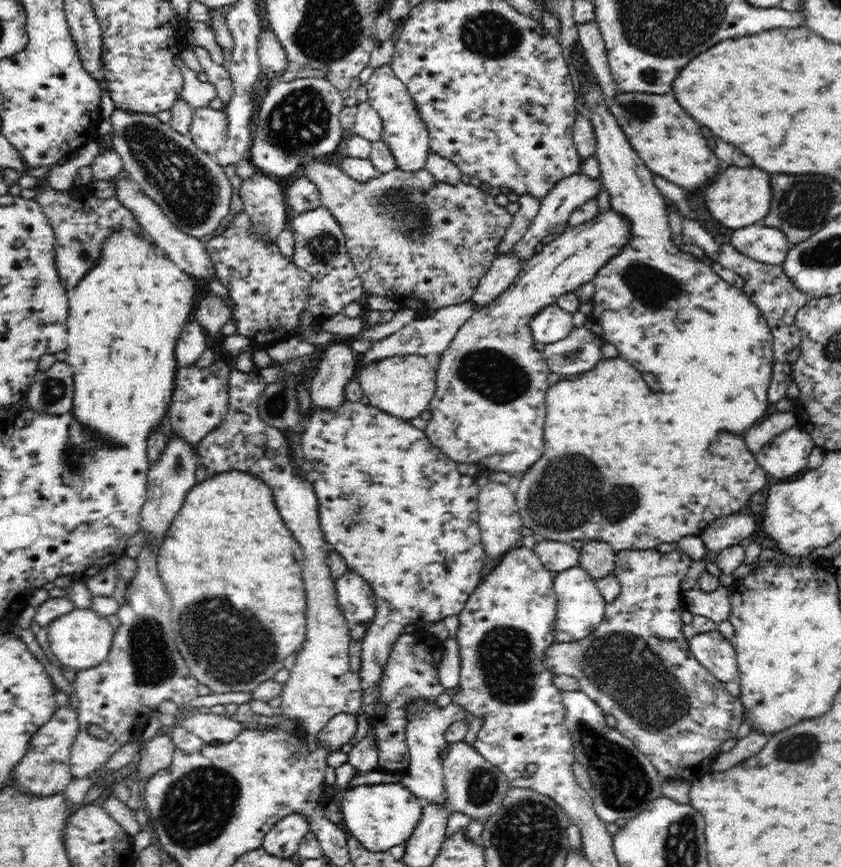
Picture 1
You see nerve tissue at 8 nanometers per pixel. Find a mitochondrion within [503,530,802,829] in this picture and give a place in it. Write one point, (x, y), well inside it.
(622, 666)

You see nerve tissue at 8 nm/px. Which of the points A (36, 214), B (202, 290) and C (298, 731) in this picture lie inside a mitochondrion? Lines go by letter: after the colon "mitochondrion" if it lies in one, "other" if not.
A: other
B: other
C: other

